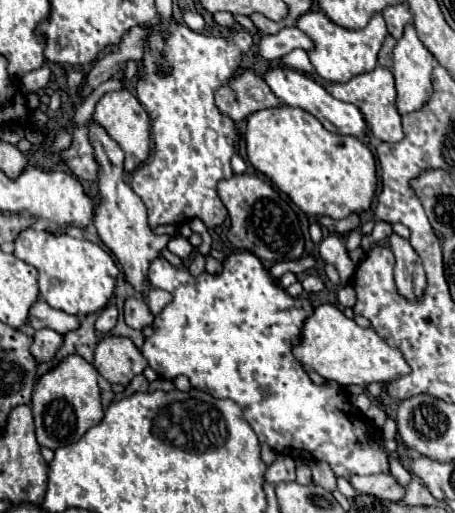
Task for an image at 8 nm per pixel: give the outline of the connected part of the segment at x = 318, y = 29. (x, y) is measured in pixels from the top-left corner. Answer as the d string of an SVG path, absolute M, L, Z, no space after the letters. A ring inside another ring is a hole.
M312 11L312 13L304 13L298 19L298 29L302 29L316 43L316 49L308 53L310 61L312 61L316 73L330 83L346 83L354 75L372 71L378 65L378 51L384 43L384 37L388 35L382 13L376 13L364 29L350 31L350 29L344 29L344 27L332 23L322 11Z

